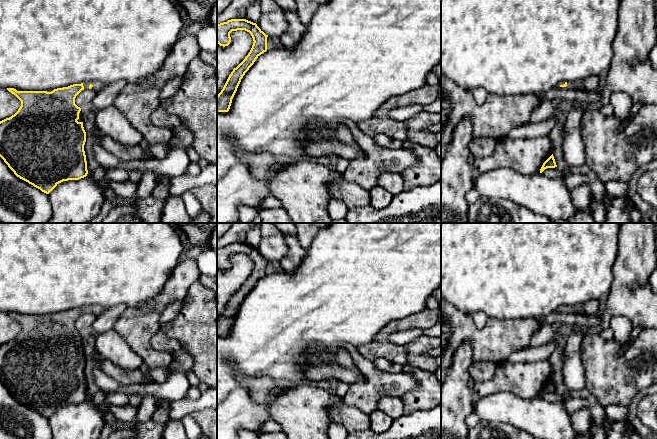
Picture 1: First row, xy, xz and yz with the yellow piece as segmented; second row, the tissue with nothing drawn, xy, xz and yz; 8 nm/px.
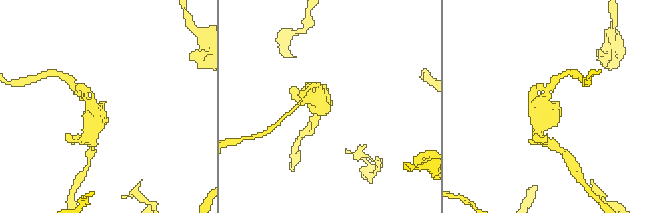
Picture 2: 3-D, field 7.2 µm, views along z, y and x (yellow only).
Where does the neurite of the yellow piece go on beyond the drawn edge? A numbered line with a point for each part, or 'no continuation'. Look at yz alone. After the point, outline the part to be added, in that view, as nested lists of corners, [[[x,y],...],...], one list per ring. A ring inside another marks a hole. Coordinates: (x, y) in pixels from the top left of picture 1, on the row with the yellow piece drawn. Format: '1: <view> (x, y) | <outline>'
1: yz (591, 83) | [[[589,76],[586,79],[576,82],[576,81],[562,81],[556,86],[561,90],[574,90],[580,88],[585,91],[593,92],[597,91],[600,80],[598,76]]]

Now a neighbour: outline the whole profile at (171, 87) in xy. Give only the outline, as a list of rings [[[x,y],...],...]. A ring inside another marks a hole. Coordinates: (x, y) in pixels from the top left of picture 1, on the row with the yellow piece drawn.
[[[180,75],[170,79],[161,90],[161,93],[159,95],[160,100],[163,101],[164,99],[175,94],[177,90],[180,88],[184,77],[185,75]]]

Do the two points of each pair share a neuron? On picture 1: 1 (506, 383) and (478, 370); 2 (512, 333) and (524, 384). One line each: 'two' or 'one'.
1: two
2: two

